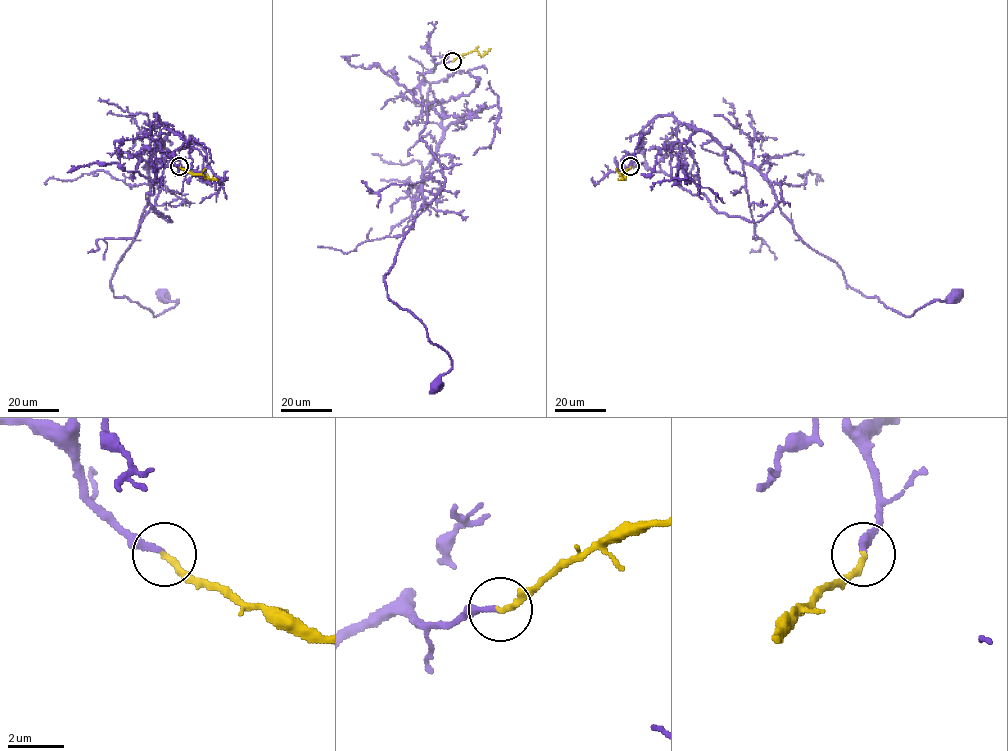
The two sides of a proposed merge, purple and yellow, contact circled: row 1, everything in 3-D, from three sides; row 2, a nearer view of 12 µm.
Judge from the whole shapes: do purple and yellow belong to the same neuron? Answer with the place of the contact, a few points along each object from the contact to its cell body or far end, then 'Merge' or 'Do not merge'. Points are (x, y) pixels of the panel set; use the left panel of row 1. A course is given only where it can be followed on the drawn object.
Place: (179, 166). Course of purple: (178, 166), (152, 138), (154, 115), (170, 133), (111, 283), (155, 316), (178, 301), (166, 297). Course of yellow: (178, 166), (217, 180). Merge

